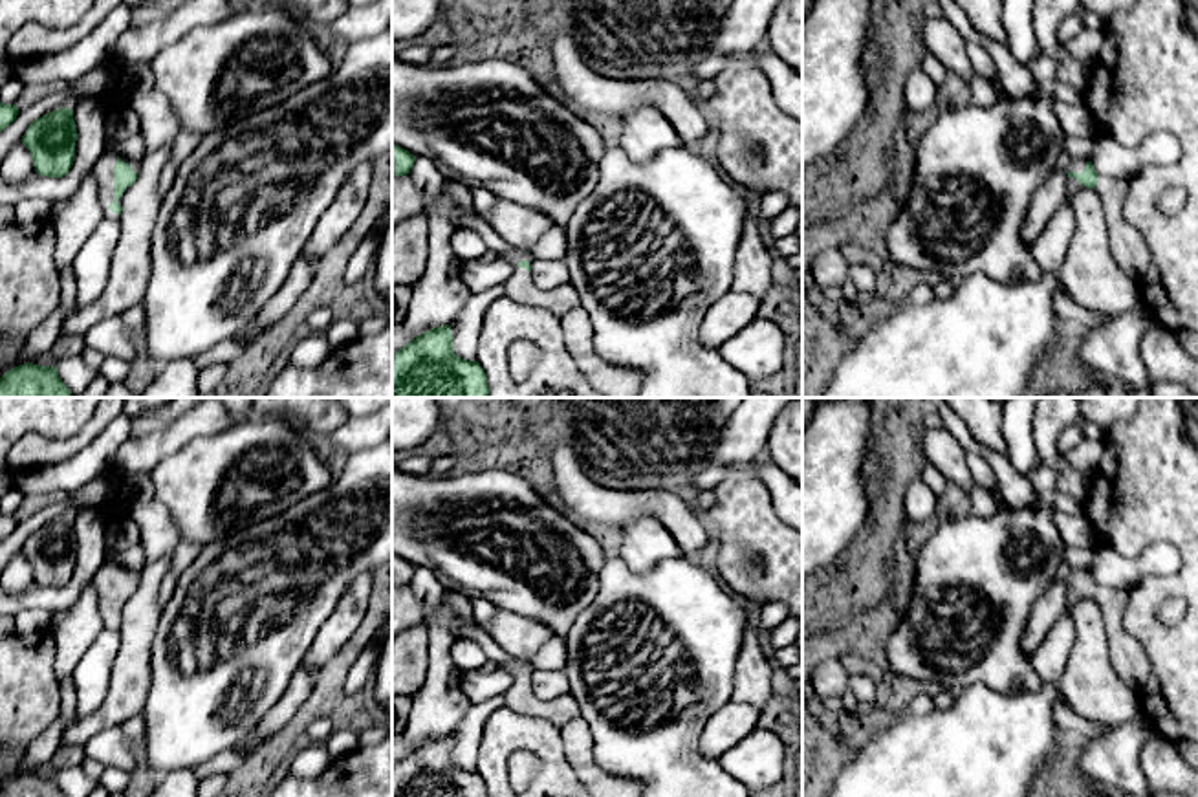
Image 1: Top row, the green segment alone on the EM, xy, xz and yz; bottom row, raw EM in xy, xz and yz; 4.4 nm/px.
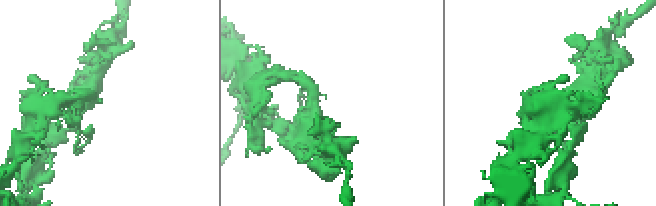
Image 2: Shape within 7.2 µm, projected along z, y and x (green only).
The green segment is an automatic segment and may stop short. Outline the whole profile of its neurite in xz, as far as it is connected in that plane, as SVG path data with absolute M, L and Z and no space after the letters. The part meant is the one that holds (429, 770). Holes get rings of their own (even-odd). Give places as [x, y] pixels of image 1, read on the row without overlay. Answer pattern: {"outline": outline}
{"outline": "M451 737L419 744L392 766L392 797L487 797L478 771L454 764Z"}

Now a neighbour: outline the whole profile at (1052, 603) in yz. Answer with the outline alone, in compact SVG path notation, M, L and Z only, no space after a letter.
M1053 581L1053 584L1035 601L1022 634L1022 650L1028 656L1039 649L1057 617L1066 610L1068 595L1070 588L1066 581Z

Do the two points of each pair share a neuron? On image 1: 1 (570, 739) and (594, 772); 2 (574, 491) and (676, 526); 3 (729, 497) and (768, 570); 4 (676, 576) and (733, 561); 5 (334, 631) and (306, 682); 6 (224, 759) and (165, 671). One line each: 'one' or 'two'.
1: one
2: one
3: one
4: two
5: two
6: two

